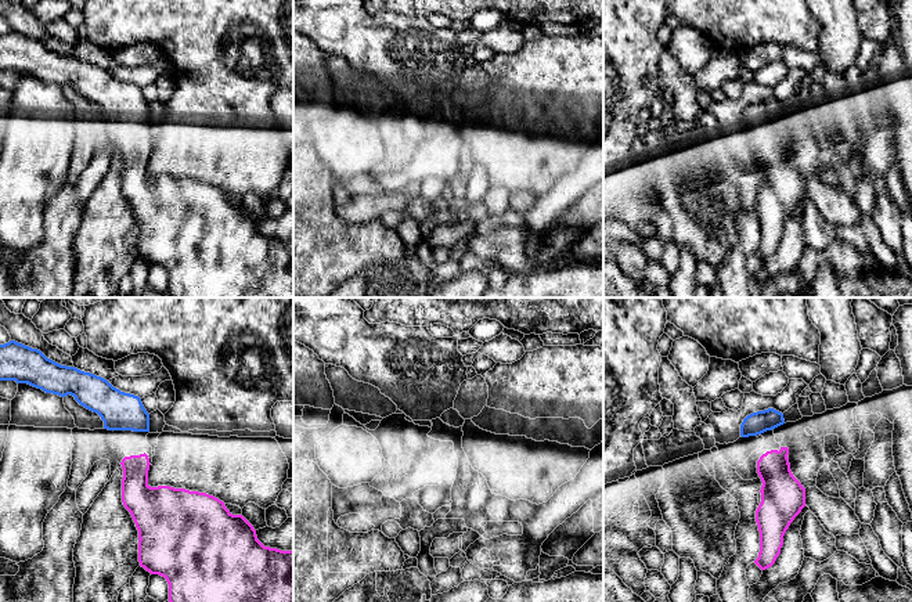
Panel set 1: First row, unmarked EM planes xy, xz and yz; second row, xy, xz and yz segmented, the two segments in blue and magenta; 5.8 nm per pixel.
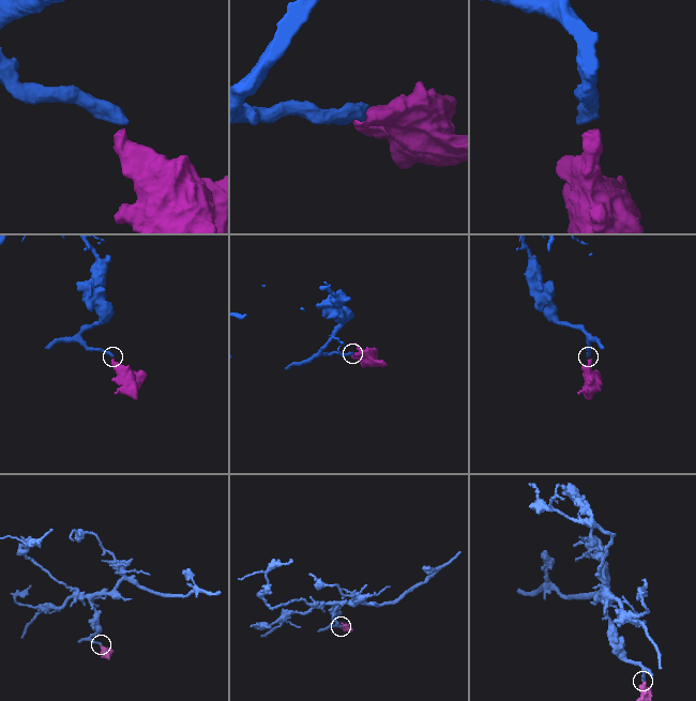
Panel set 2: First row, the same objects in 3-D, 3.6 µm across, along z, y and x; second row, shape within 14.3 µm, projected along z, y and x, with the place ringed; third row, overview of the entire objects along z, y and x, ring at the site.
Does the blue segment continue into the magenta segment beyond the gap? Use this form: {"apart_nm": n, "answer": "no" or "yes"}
{"apart_nm": 110, "answer": "yes"}

